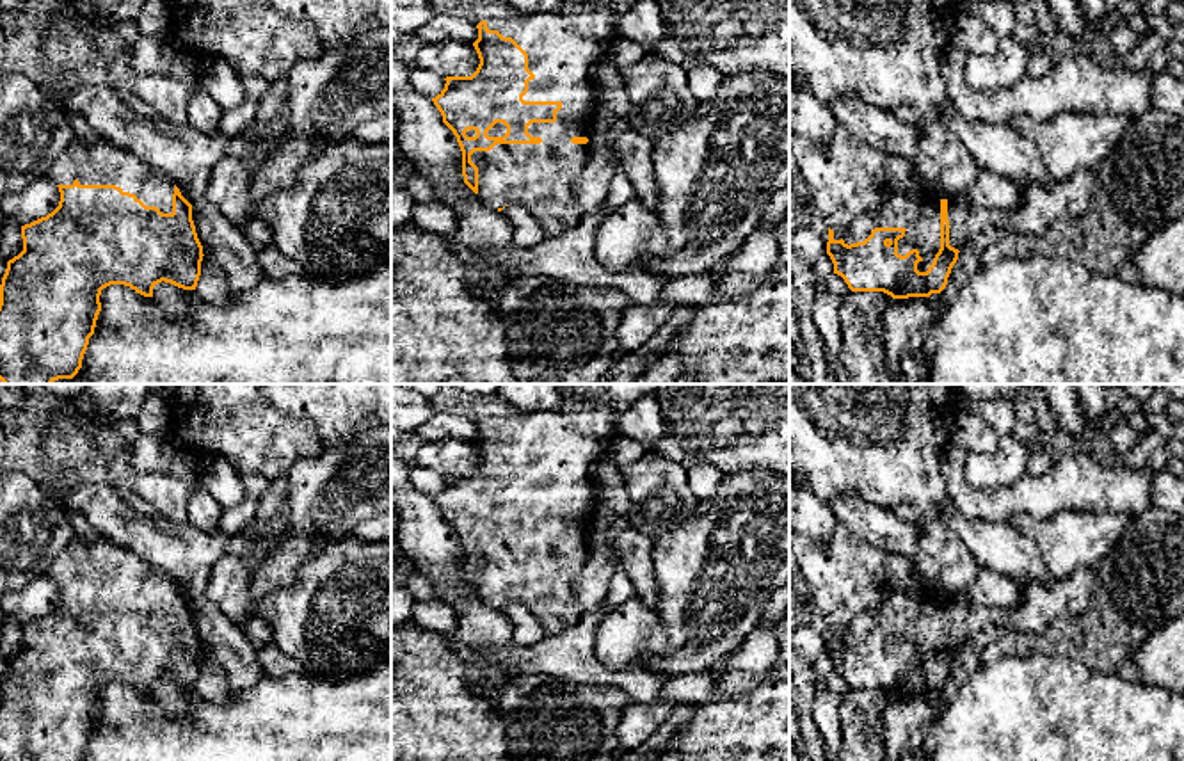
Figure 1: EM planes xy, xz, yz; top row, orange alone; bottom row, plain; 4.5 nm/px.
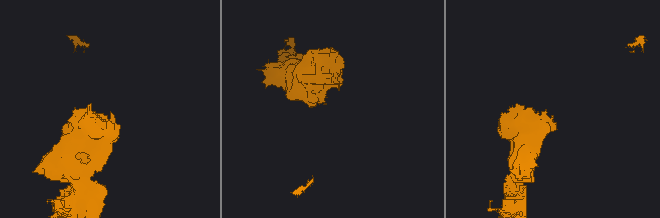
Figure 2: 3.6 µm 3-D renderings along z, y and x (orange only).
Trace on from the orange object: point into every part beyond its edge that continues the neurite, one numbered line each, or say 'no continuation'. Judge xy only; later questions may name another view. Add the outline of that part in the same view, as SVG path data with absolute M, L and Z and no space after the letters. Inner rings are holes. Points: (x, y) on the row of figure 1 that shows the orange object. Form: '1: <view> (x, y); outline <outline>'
1: xy (102, 162); outline M76 137L46 176L57 185L73 185L75 180L80 185L116 185L123 192L135 194L146 206L172 213L172 180L105 139L85 144Z

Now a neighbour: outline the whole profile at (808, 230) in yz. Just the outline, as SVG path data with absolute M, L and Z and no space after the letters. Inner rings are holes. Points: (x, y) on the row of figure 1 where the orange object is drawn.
M789 151L789 249L812 268L827 254L828 226Z

